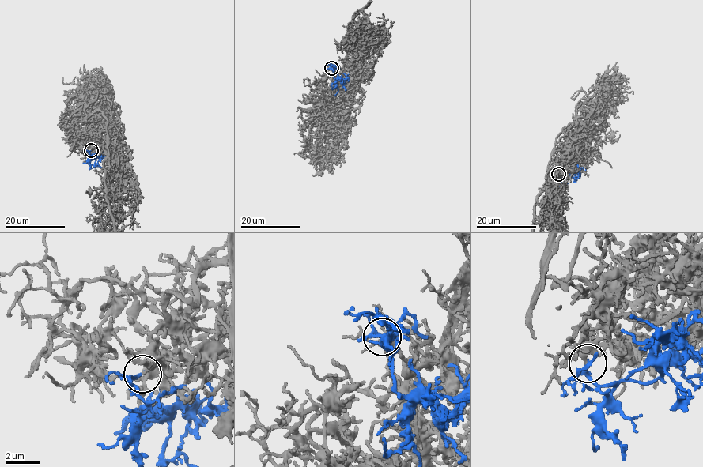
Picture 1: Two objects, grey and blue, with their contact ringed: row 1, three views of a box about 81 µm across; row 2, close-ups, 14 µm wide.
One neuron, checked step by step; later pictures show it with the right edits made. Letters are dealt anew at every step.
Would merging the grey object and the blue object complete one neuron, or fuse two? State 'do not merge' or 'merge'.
merge

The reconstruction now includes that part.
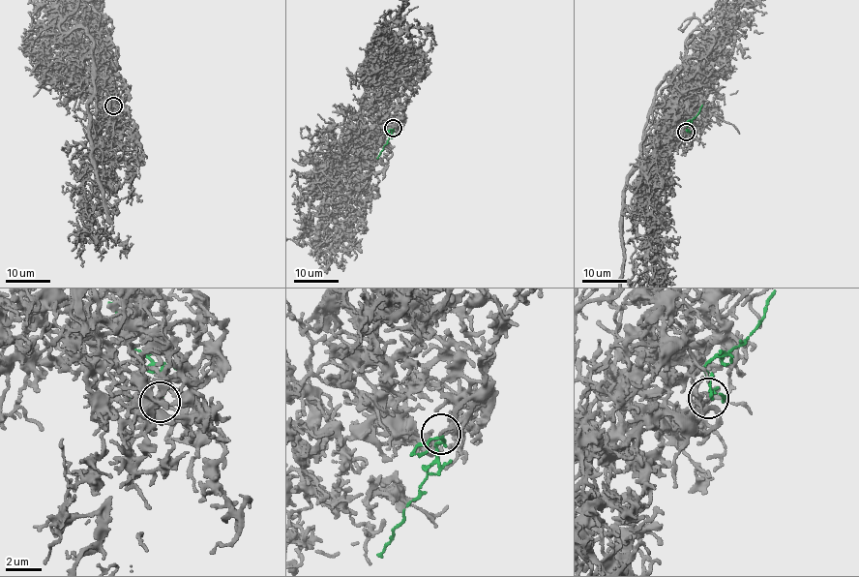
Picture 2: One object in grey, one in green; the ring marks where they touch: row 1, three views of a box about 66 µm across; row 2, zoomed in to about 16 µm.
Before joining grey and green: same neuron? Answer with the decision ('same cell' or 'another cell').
another cell

